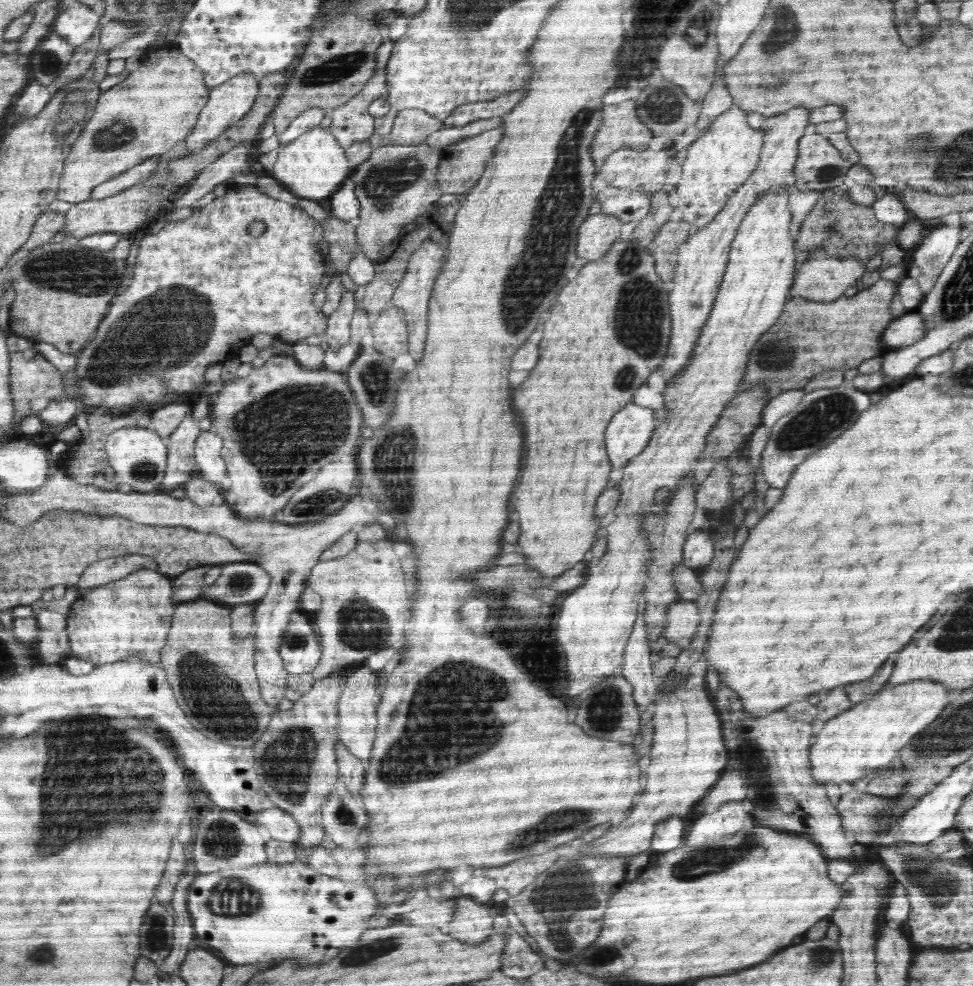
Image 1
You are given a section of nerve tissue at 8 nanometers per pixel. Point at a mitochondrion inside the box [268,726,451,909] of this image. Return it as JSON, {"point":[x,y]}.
{"point":[343,814]}

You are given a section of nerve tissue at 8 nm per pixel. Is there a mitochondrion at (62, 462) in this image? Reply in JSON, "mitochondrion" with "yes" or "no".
{"mitochondrion":"no"}

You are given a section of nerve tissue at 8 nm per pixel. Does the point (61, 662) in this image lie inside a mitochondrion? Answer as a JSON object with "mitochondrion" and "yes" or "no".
{"mitochondrion":"no"}

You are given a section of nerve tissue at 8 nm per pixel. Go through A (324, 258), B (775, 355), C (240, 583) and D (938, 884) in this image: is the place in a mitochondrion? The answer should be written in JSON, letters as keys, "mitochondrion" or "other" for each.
{"A":"other","B":"mitochondrion","C":"mitochondrion","D":"mitochondrion"}

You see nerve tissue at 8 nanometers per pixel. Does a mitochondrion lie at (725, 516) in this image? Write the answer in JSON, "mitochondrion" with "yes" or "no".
{"mitochondrion":"no"}

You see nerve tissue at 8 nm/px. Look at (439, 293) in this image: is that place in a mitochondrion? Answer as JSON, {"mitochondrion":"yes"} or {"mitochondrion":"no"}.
{"mitochondrion":"no"}

